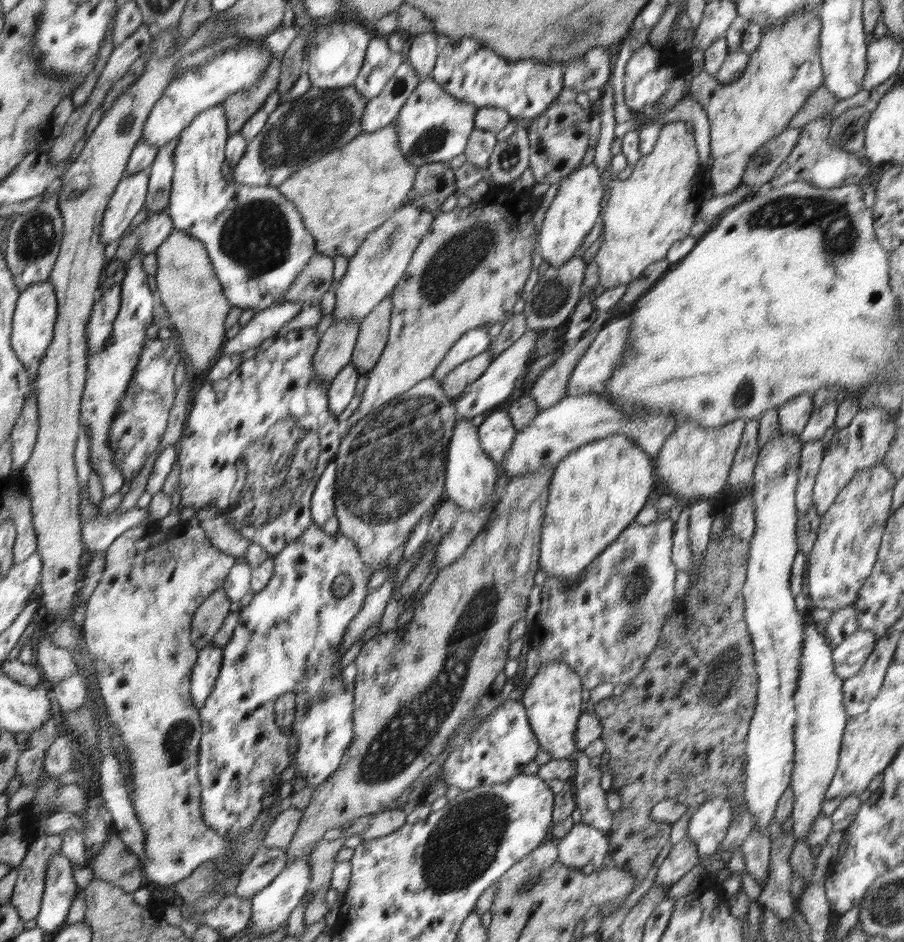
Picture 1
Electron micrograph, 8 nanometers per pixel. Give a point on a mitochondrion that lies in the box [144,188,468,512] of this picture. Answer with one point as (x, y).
(256, 236)

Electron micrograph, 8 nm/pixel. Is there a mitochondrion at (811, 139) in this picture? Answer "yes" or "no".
no

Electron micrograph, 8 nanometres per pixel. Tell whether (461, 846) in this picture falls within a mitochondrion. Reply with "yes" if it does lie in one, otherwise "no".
yes

